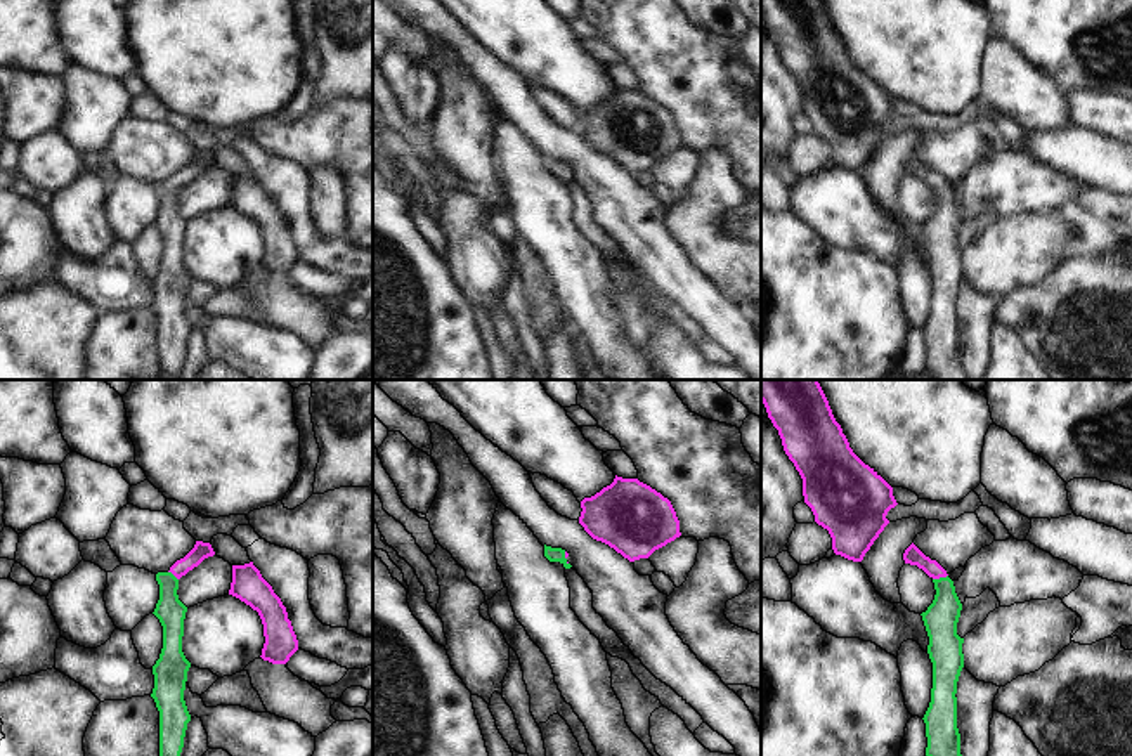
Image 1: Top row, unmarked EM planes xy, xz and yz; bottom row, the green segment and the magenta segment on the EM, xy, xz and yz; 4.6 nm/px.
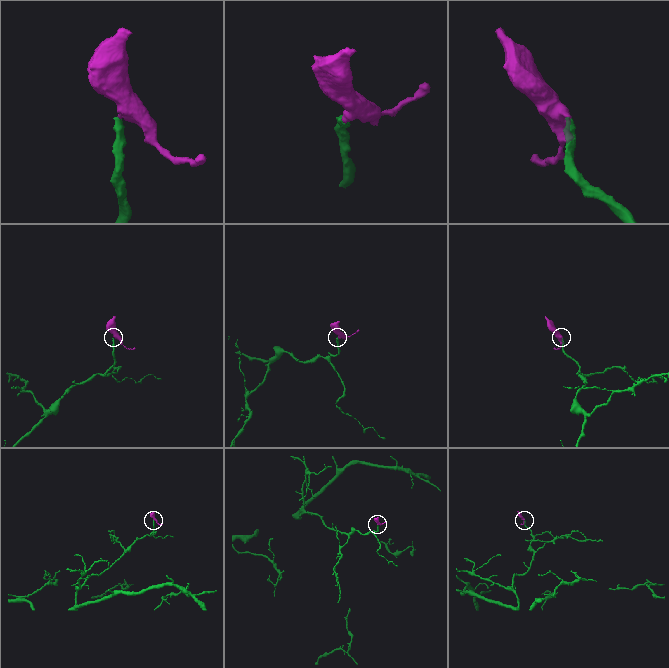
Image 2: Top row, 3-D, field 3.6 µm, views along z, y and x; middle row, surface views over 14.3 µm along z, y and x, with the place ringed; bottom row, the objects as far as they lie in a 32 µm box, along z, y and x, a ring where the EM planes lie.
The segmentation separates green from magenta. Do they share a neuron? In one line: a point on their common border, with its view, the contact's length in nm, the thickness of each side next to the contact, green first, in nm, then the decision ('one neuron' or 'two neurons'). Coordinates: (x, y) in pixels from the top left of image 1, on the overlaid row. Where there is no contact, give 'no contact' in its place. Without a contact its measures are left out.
meets green in yz at (940, 578); contact 80 nm long; 160 nm thick on the green side, 90 nm on the other; one neuron

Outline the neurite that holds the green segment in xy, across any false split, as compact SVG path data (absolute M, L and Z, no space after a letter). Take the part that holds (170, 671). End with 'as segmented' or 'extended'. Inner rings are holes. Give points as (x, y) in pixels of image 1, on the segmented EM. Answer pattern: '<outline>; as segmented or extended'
M196 541L194 548L177 560L168 572L158 572L159 600L154 616L163 626L163 648L153 666L154 688L151 697L159 711L159 756L180 756L191 714L184 701L191 662L182 652L184 619L187 607L179 600L179 579L213 557L210 543Z; extended

